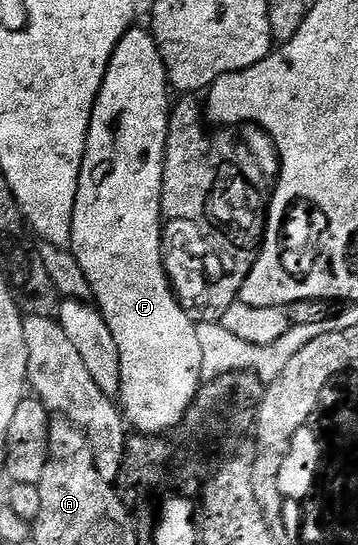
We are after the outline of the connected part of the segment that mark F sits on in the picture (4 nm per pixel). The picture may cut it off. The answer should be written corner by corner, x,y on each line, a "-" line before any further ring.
132,28
122,37
120,44
116,44
116,50
112,52
112,60
104,72
103,86
99,90
98,99
95,100
94,111
90,117
90,127
86,137
84,148
84,160
80,168
80,180
76,192
76,204
72,216
72,236
69,249
74,259
84,268
84,276
88,276
88,284
94,293
93,301
98,311
104,316
108,328
112,328
112,340
116,340
116,348
120,352
120,380
122,392
120,395
120,409
125,421
137,433
144,435
164,435
174,426
181,424
183,416
194,403
202,381
202,361
200,360
200,340
196,340
196,324
184,312
184,308
178,303
174,293
174,287
170,279
166,277
166,263
162,261
162,177
164,176
164,160
166,159
166,137
170,127
170,111
172,101
172,87
166,80
164,60
158,51
158,45
149,29

